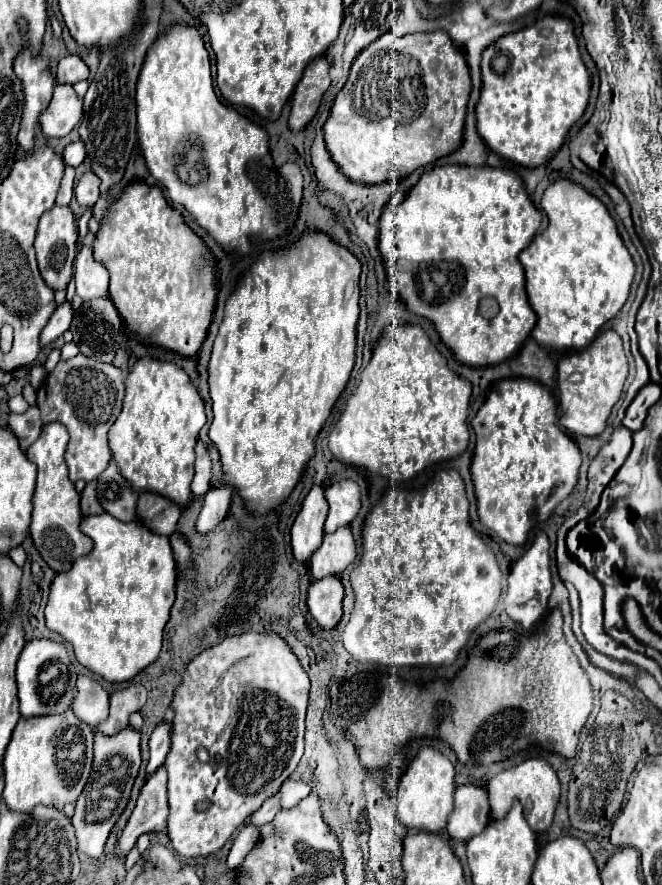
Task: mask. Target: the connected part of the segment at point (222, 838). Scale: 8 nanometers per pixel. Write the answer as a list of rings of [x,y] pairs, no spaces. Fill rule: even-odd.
[[[274,632],[270,634],[240,634],[230,636],[222,640],[220,644],[212,646],[210,650],[202,652],[198,658],[194,658],[188,664],[181,684],[174,692],[172,708],[174,708],[174,720],[172,720],[172,748],[164,762],[168,770],[168,838],[172,842],[172,848],[182,858],[200,858],[200,856],[212,856],[220,852],[220,848],[226,844],[226,840],[232,836],[236,828],[240,828],[248,816],[252,816],[270,796],[274,796],[282,782],[296,770],[302,752],[304,752],[304,716],[308,706],[308,690],[310,680],[308,674],[302,670],[298,658],[292,654],[286,640]],[[248,692],[256,692],[260,708],[260,722],[258,732],[254,732],[252,740],[248,742],[248,756],[246,760],[222,760],[216,766],[202,764],[198,760],[198,748],[210,750],[210,746],[216,742],[216,736],[226,728],[232,710],[236,708],[238,700],[242,700]],[[210,800],[210,808],[206,812],[192,812],[194,802]]]

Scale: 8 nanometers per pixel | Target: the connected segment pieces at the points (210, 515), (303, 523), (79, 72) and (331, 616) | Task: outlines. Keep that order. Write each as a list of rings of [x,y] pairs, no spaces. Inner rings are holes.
[[[210,488],[210,492],[204,496],[204,506],[196,522],[196,530],[200,534],[210,532],[218,522],[226,518],[230,508],[230,498],[232,498],[230,488]]]
[[[314,486],[310,494],[306,496],[300,514],[294,520],[292,526],[292,556],[300,564],[308,564],[314,550],[320,546],[324,532],[324,520],[326,520],[326,500],[324,500],[324,488]]]
[[[64,56],[58,62],[56,70],[56,82],[60,84],[76,84],[80,80],[88,80],[88,66],[80,60],[80,56]]]
[[[338,576],[314,580],[308,588],[308,610],[320,628],[332,630],[342,616],[344,588]]]

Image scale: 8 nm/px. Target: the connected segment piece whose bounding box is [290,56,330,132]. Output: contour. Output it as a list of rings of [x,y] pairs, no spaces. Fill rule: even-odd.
[[[320,56],[312,60],[306,70],[302,80],[298,82],[294,96],[292,96],[292,112],[290,112],[290,130],[302,130],[318,112],[322,94],[330,86],[330,62]]]

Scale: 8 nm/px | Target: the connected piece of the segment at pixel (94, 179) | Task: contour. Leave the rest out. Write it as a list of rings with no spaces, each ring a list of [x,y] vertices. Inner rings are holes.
[[[86,172],[80,178],[80,182],[76,184],[74,196],[76,196],[80,206],[86,206],[86,208],[94,206],[96,200],[100,198],[100,180],[98,180],[98,176],[94,176],[94,172]]]

